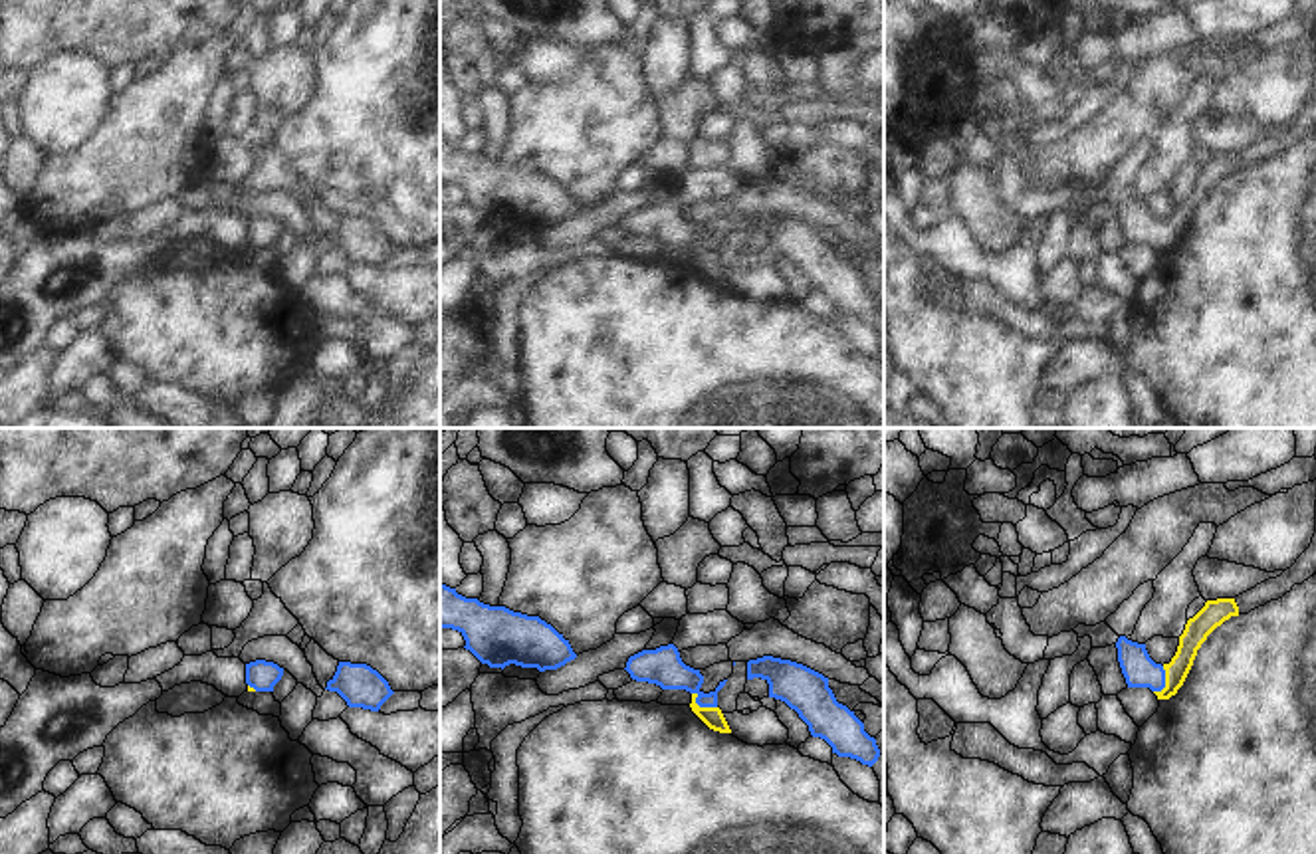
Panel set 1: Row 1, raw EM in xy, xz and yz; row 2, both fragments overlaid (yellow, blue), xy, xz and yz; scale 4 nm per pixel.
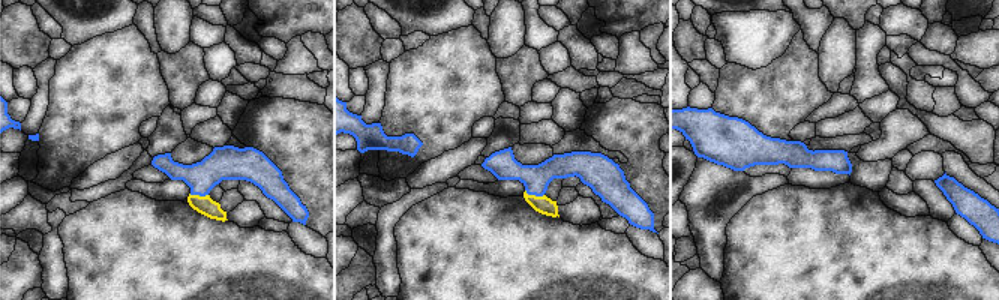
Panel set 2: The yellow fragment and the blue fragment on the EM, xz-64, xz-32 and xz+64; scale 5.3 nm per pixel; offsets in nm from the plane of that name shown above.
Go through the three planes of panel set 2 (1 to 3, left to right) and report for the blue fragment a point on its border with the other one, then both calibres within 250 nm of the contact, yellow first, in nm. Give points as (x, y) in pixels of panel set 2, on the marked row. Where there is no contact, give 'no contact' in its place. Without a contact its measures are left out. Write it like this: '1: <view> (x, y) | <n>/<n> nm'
1: xz-64 (198, 195) | 100/190 nm
2: xz-32 (534, 195) | 90/150 nm
3: no contact

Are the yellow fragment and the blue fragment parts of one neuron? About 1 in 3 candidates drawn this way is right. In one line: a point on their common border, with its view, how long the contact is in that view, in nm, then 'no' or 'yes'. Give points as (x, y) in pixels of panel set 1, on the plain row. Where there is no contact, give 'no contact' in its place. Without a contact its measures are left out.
xz (702, 264) | 120 nm | yes

